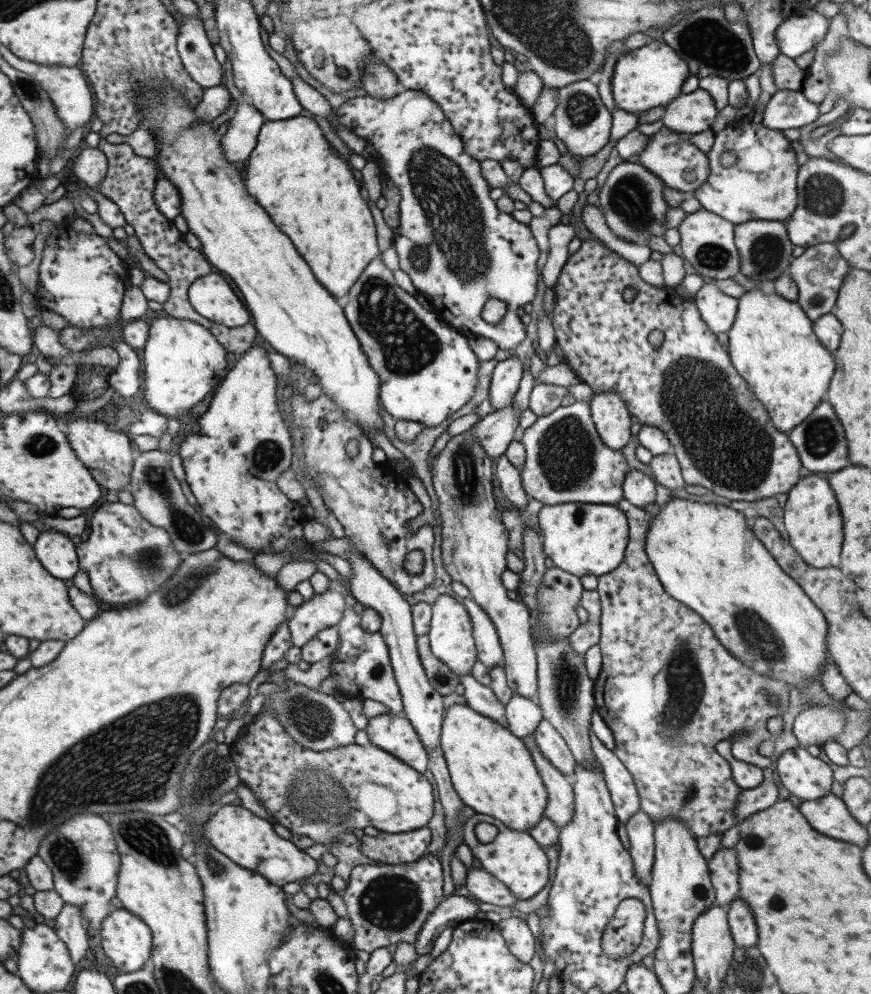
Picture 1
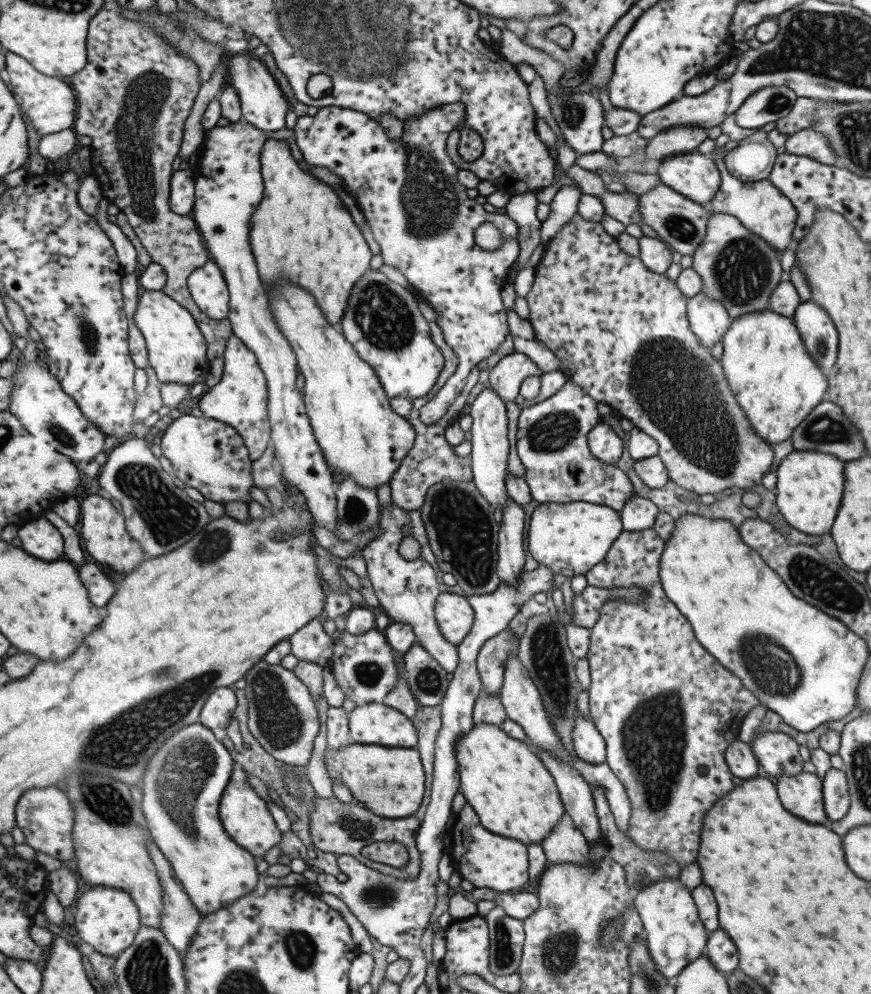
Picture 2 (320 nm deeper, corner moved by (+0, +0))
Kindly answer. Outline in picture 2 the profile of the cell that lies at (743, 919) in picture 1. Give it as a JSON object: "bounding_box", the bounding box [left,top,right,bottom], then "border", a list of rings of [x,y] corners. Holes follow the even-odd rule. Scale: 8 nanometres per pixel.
{"bounding_box":[705,929,738,974],"border":[[[717,929],[712,932],[705,945],[705,957],[709,958],[709,963],[713,969],[723,974],[735,971],[738,966],[738,958],[735,945],[731,939],[727,938],[727,933]]]}

